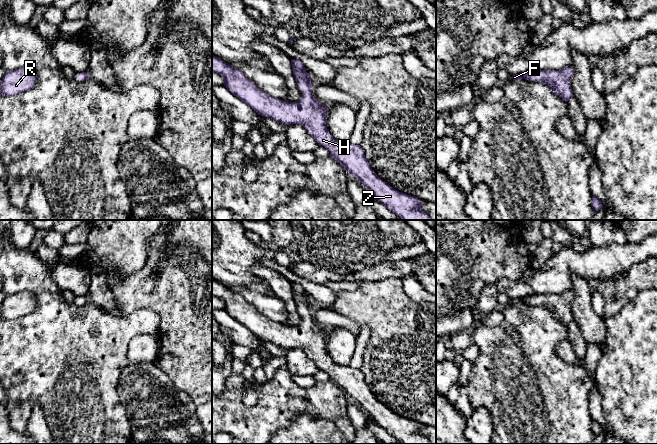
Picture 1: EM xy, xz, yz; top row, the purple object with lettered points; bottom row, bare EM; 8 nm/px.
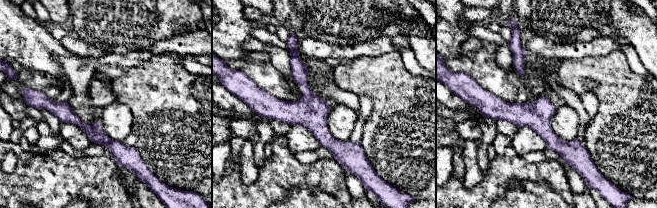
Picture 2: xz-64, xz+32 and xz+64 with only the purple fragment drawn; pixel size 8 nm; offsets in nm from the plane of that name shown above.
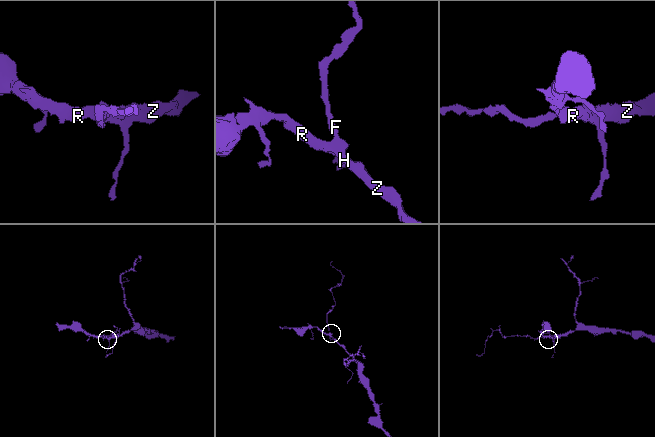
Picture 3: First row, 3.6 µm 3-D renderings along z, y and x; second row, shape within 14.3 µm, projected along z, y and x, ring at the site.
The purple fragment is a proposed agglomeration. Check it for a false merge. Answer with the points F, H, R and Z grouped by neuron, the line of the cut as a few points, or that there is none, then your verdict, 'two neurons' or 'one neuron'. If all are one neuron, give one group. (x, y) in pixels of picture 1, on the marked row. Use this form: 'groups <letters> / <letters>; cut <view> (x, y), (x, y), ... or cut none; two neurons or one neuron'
groups F H R Z; cut none; one neuron

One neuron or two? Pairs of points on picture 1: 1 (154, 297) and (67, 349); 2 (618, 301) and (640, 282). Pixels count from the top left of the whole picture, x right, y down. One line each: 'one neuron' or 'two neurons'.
1: two neurons
2: one neuron

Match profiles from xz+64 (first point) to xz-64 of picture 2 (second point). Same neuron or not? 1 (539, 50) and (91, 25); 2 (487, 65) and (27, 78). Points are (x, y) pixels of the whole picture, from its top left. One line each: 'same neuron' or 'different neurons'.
1: different neurons
2: same neuron

